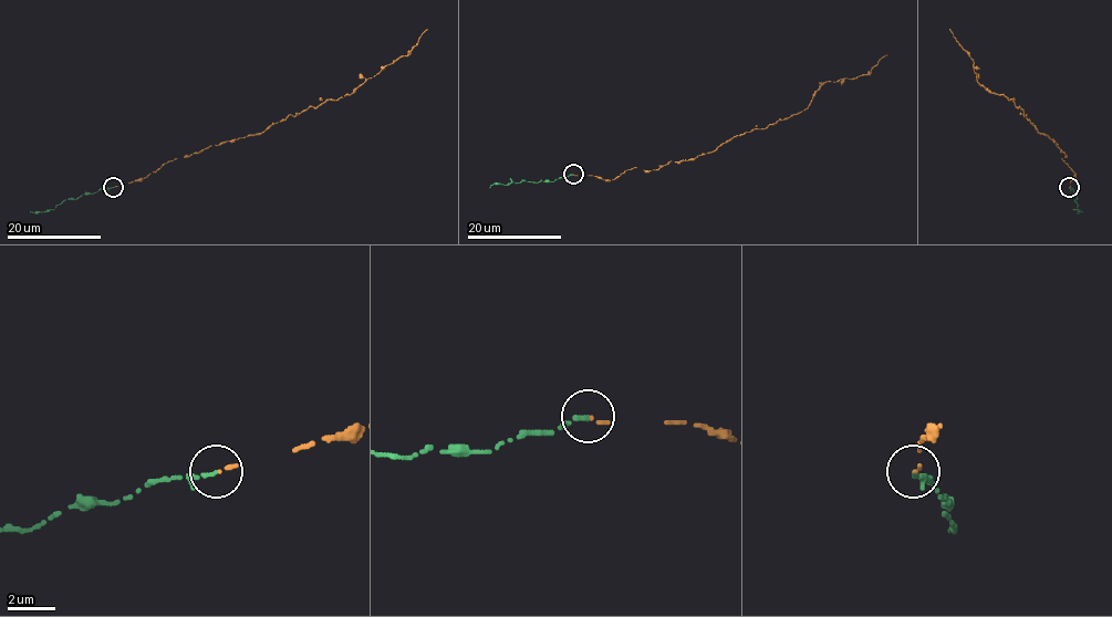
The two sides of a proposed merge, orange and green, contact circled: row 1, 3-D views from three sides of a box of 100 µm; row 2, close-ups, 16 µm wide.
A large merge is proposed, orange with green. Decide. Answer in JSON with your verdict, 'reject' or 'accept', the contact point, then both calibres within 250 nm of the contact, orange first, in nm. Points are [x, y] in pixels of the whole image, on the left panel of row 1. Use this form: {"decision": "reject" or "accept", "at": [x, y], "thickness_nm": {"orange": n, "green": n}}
{"decision": "accept", "at": [113, 187], "thickness_nm": {"orange": 150, "green": 200}}

